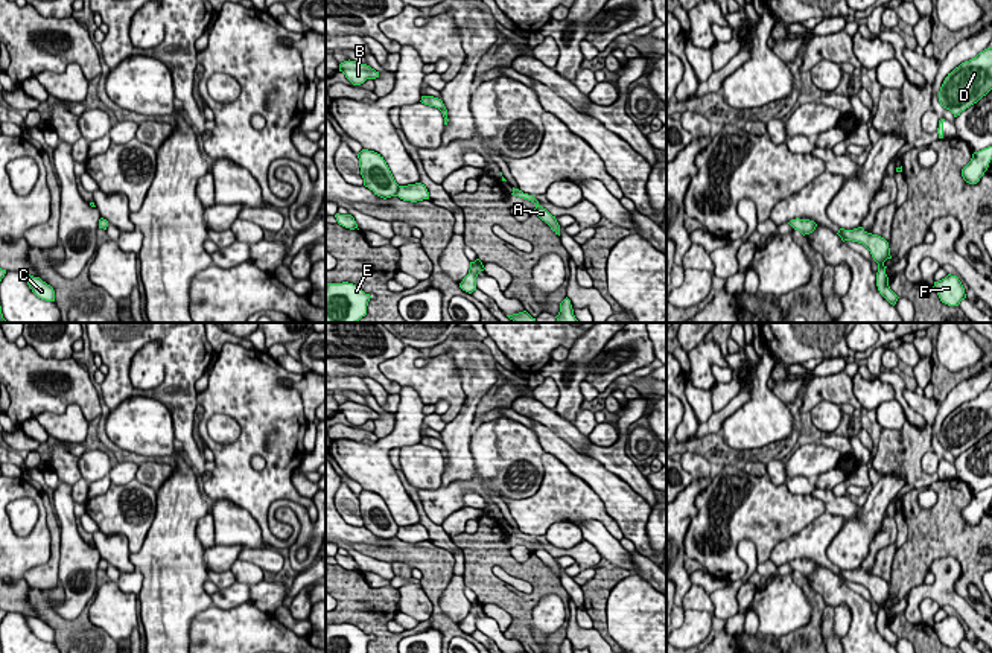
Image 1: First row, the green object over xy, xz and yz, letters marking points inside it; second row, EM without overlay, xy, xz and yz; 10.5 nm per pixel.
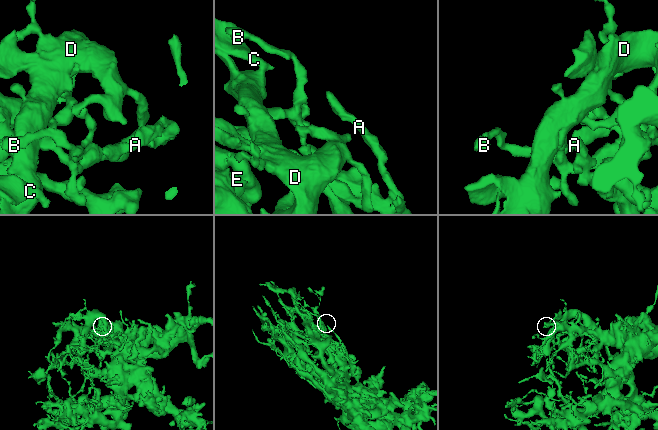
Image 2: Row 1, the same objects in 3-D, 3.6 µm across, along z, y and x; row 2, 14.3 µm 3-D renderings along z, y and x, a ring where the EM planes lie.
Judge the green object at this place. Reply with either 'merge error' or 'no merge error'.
merge error

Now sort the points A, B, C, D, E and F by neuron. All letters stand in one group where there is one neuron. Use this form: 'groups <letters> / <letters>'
groups A C D E F / B

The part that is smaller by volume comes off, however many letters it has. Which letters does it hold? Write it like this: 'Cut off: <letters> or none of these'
Cut off: B

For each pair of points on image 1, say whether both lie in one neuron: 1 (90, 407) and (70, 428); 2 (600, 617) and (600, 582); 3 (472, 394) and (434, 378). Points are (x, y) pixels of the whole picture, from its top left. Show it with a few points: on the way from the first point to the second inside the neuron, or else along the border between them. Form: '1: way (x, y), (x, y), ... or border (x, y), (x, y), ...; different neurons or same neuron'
1: border (47, 411), (76, 405), (89, 423); different neurons
2: way (598, 608), (598, 591); same neuron
3: border (451, 358), (460, 375), (464, 404), (448, 423); different neurons

